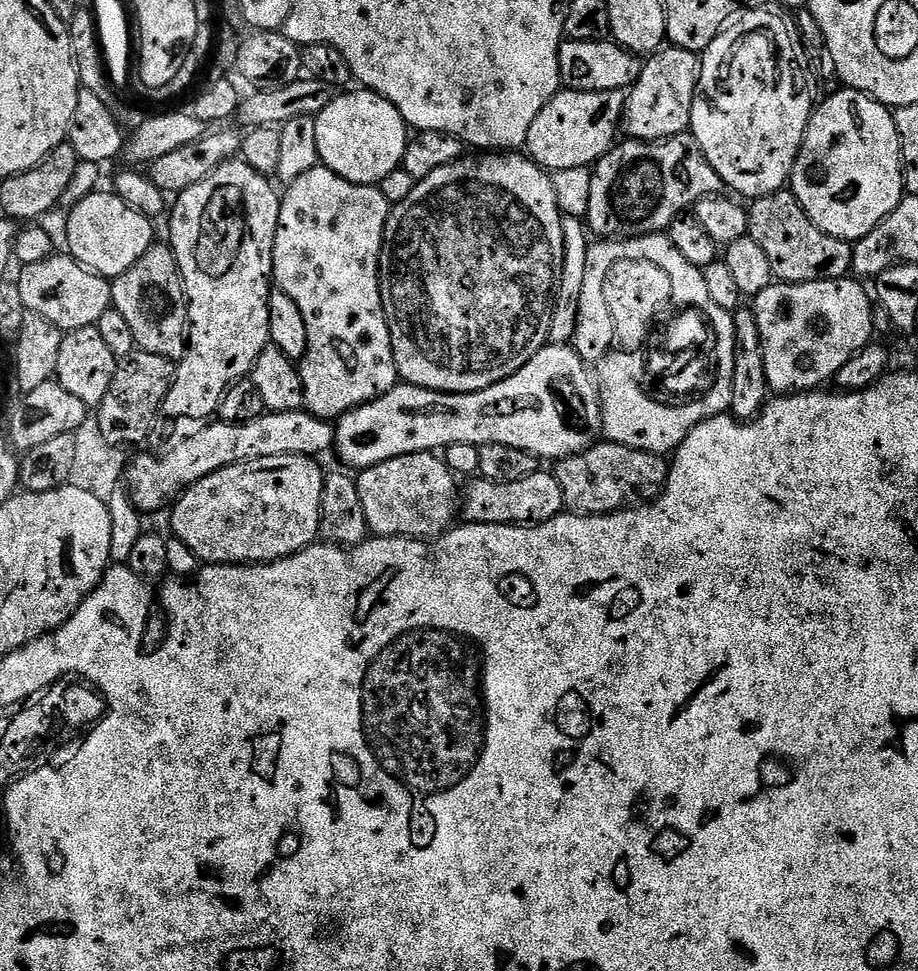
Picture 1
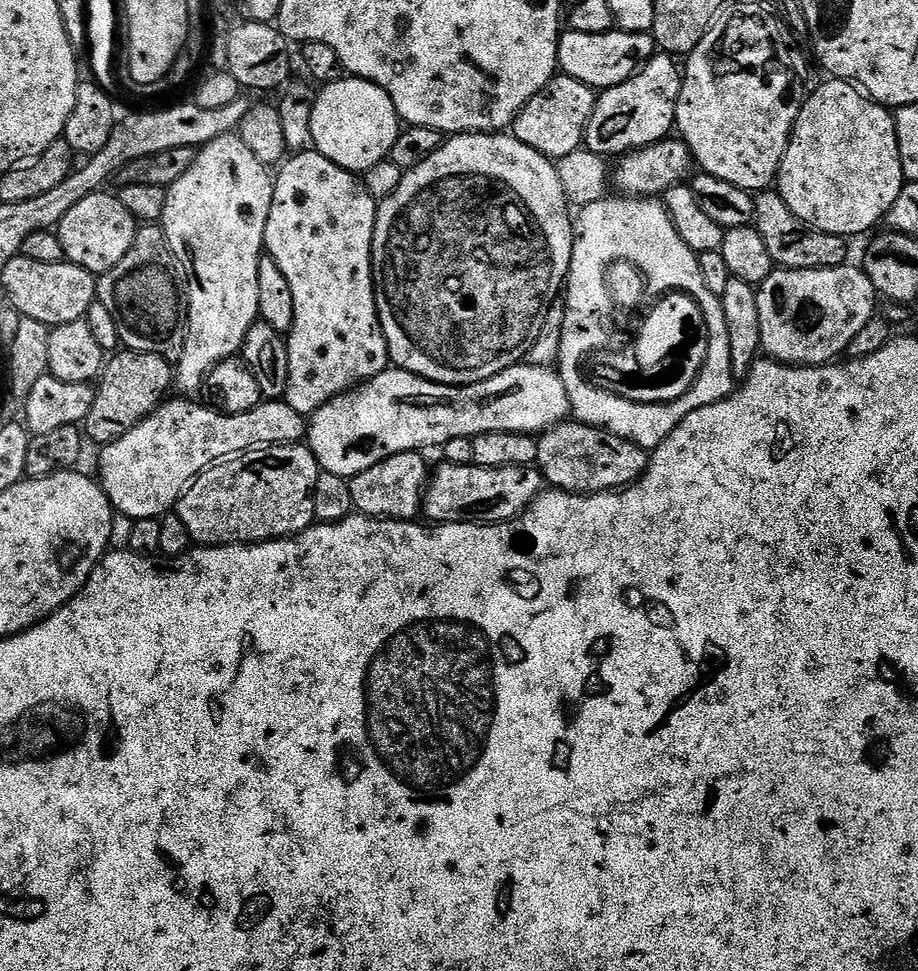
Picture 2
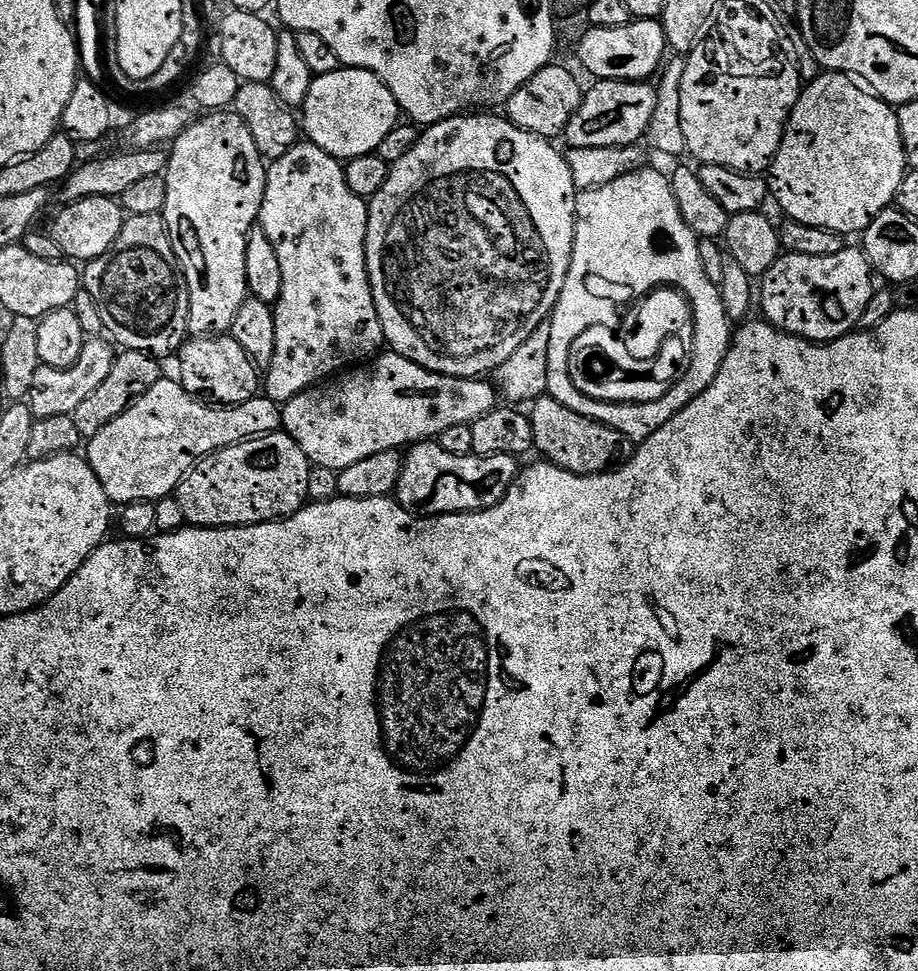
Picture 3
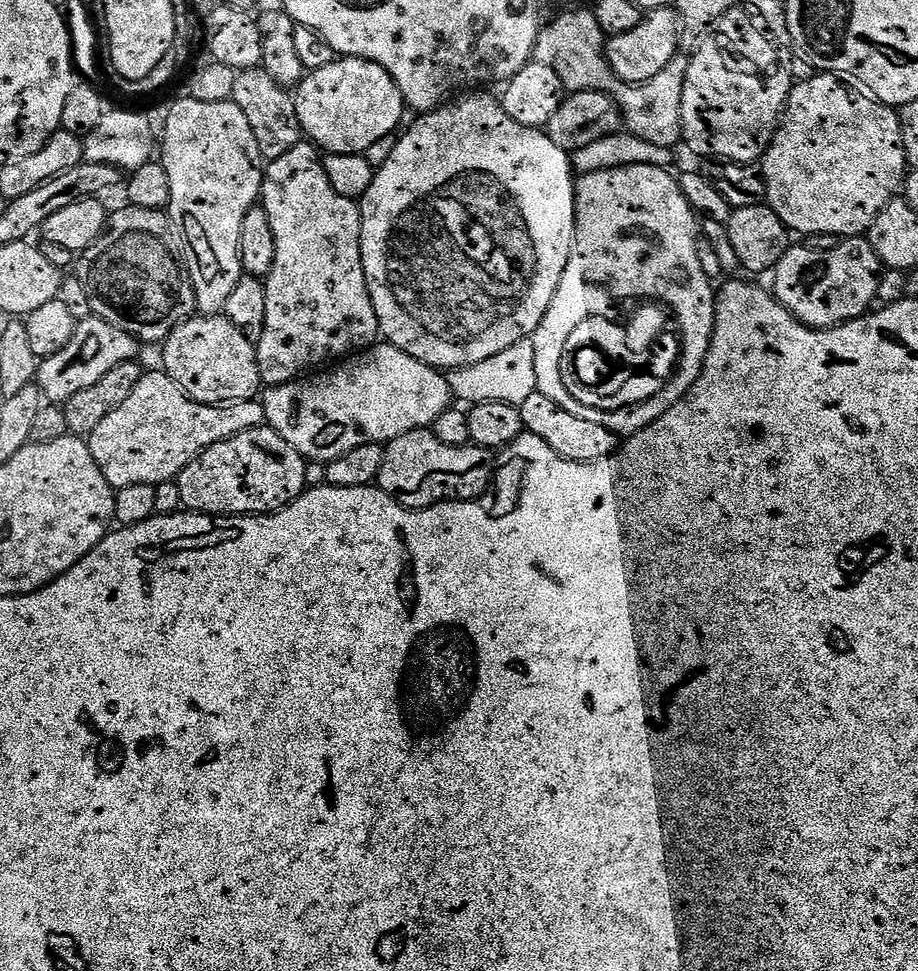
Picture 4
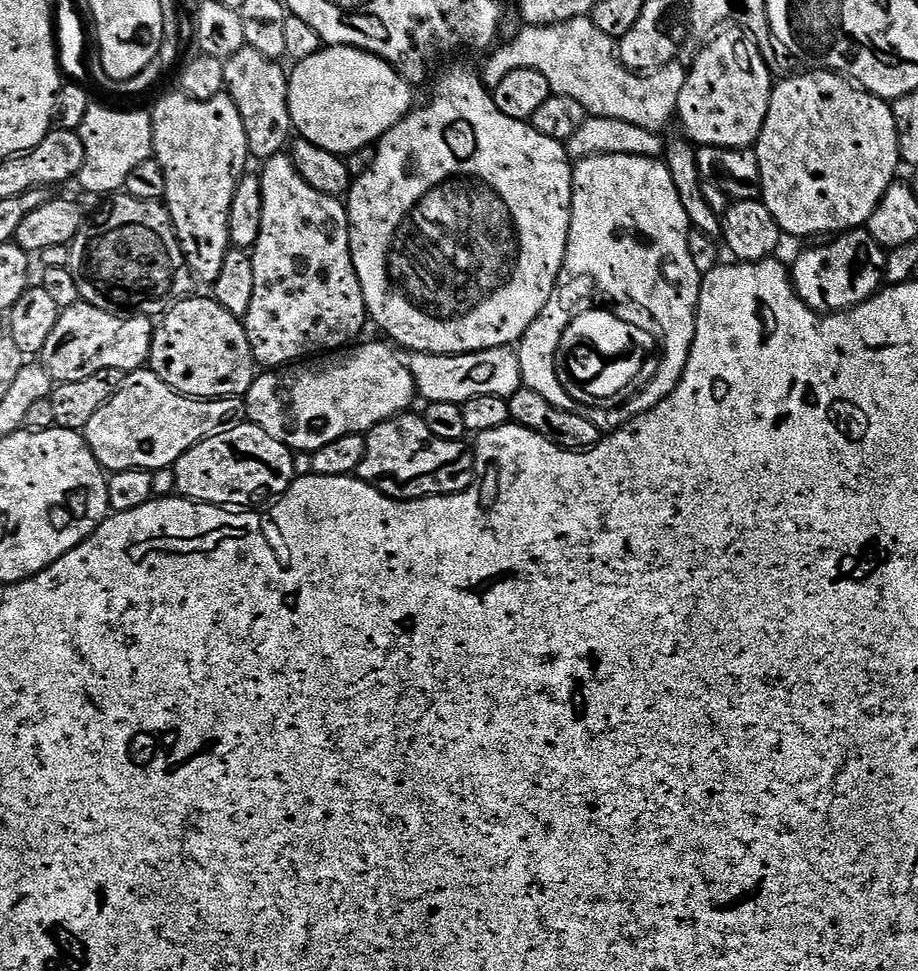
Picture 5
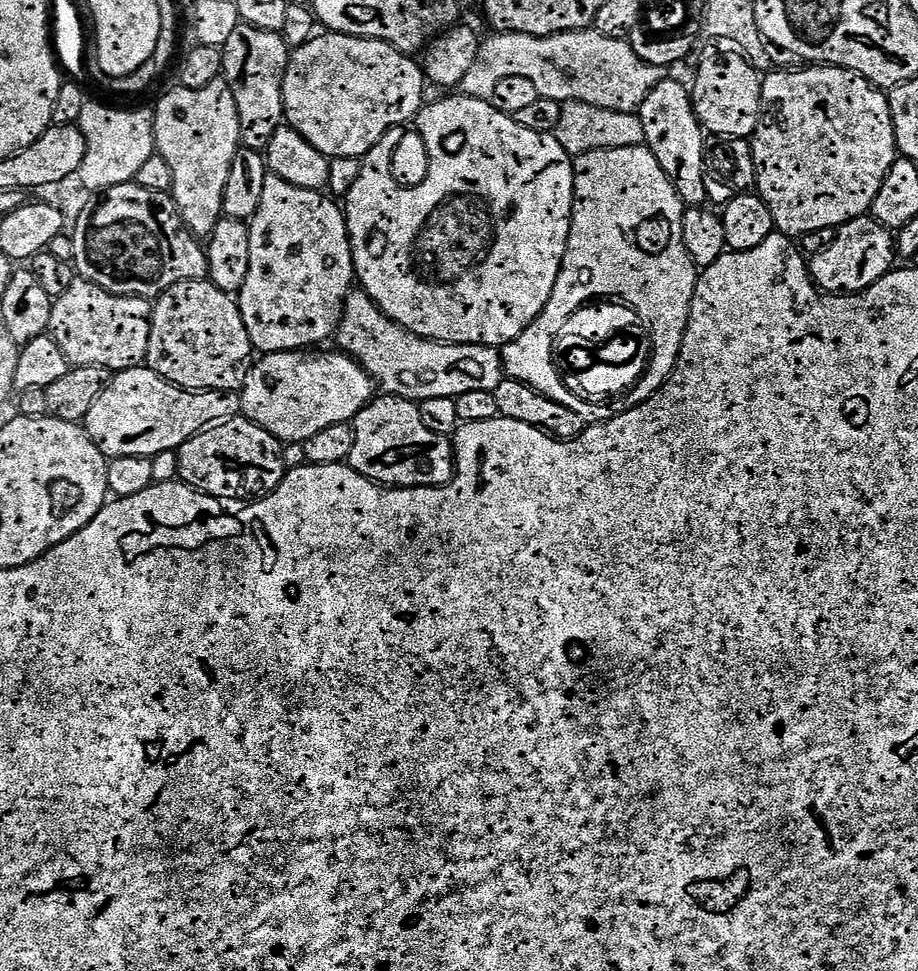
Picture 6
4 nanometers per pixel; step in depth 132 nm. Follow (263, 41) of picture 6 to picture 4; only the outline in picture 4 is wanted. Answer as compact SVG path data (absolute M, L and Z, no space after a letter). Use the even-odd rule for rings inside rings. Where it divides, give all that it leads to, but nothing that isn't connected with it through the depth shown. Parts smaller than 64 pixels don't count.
M263 67L247 68L237 75L231 100L238 106L238 110L242 110L242 114L246 114L246 122L250 122L250 130L254 130L254 138L265 161L282 158L286 150L301 143L302 133L295 99L290 95L289 89L274 82L274 78L270 78L270 74L266 74Z

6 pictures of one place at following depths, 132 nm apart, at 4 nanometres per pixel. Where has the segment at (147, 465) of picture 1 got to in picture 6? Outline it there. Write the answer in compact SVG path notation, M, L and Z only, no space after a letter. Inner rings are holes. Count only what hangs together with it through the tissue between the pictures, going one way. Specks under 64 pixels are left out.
M147 366L138 368L127 368L125 372L117 372L113 375L112 381L106 386L106 390L102 390L102 394L98 394L98 402L94 402L94 406L90 406L90 414L82 421L83 427L86 429L88 437L100 447L101 452L105 456L111 458L114 456L151 456L159 458L163 452L169 454L175 453L190 438L194 438L200 432L203 432L215 425L224 423L225 420L235 420L241 415L240 410L240 393L239 392L190 392L187 388L179 388L177 384L171 384L169 380L163 380L157 372L153 372Z

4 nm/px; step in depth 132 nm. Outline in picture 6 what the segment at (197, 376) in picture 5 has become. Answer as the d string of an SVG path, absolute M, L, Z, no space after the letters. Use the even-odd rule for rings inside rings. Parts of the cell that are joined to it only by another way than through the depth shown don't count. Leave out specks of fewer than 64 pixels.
M183 280L155 297L146 364L163 380L169 380L171 384L187 388L190 392L239 392L253 363L254 349L239 303L229 293L214 286L211 280Z

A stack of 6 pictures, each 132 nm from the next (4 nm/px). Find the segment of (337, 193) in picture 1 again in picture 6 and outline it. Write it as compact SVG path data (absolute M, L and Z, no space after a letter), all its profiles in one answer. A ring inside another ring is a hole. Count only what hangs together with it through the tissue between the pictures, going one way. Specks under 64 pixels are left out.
M269 174L266 178L266 186L262 186L262 202L258 202L258 210L252 216L248 229L250 230L250 274L246 274L246 282L240 287L238 303L253 349L260 354L299 352L315 349L323 345L320 343L330 339L331 336L333 339L337 335L340 320L344 316L344 303L348 300L348 293L354 288L352 239L348 237L348 217L345 216L343 207L339 203L335 204L324 192L302 190L302 186L290 186L290 182Z

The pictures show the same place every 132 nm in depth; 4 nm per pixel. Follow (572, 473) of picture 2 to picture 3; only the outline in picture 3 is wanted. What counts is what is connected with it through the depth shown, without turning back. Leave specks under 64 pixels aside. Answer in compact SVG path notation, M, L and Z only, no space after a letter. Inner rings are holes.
M547 394L539 396L531 401L531 408L532 442L535 451L540 451L544 455L541 457L547 463L556 464L563 472L597 476L600 472L609 471L625 455L626 441L622 434L588 416L574 414L574 410L562 406L562 402L558 402L554 397Z

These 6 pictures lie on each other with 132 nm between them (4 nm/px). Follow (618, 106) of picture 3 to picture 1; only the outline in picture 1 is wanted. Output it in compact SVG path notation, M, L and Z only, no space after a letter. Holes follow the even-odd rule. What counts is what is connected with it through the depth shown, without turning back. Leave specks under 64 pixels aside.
M664 46L645 60L648 61L645 64L643 61L634 83L626 92L622 113L623 131L628 131L627 135L631 139L641 142L668 140L671 136L679 136L689 127L684 83L691 72L693 75L697 71L697 53L675 46Z

